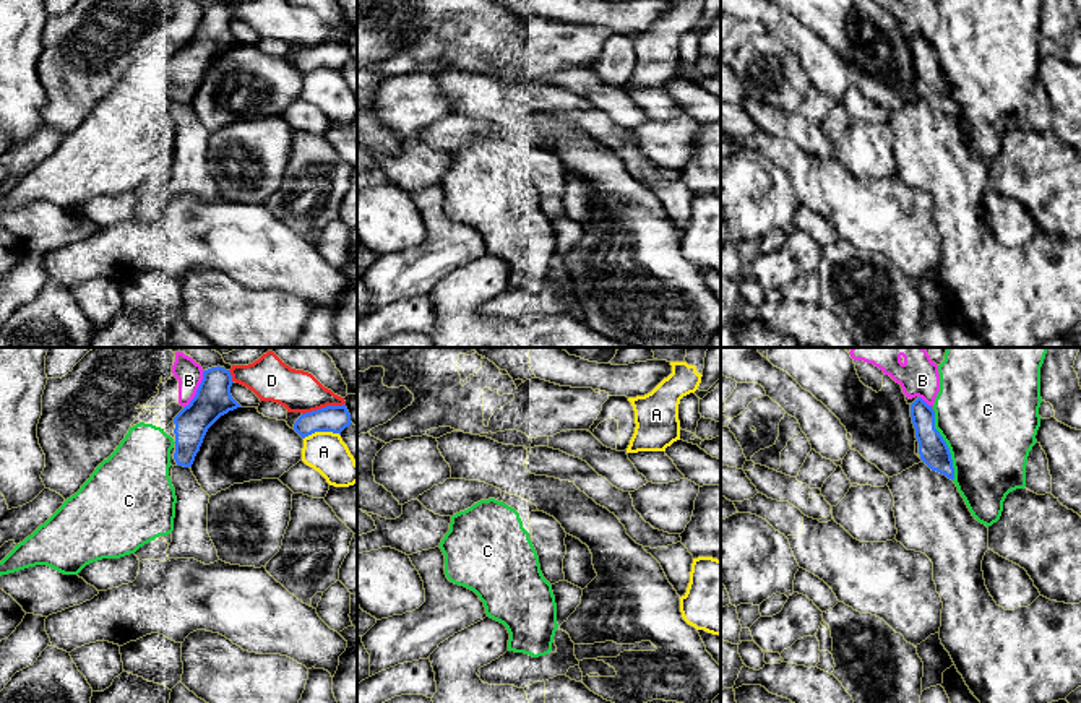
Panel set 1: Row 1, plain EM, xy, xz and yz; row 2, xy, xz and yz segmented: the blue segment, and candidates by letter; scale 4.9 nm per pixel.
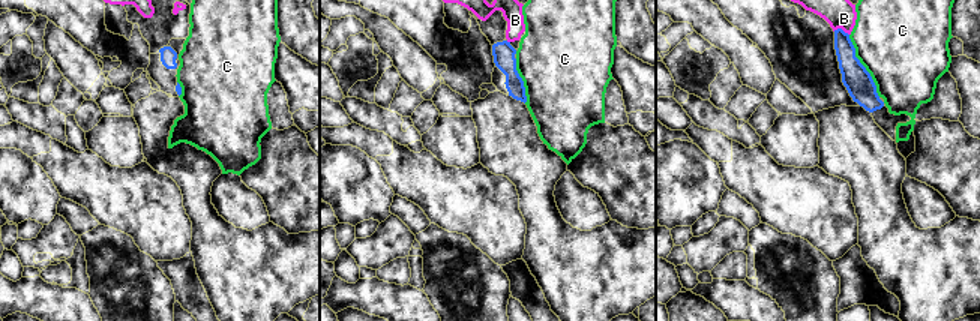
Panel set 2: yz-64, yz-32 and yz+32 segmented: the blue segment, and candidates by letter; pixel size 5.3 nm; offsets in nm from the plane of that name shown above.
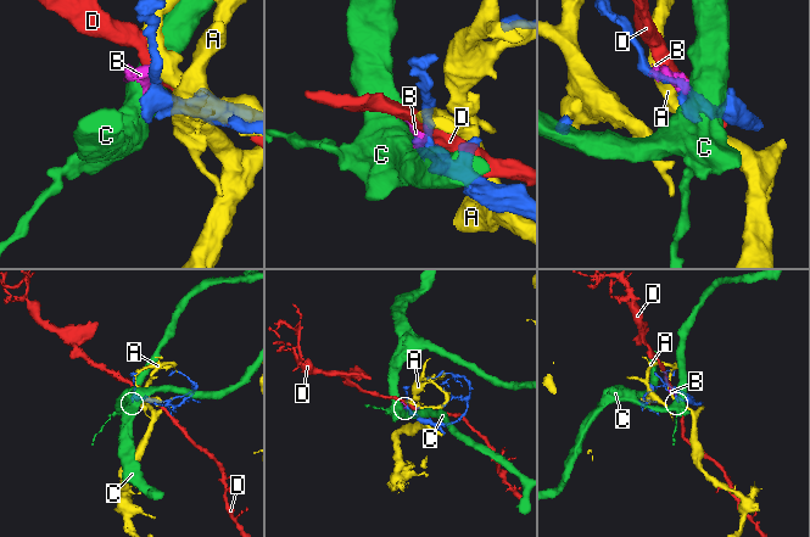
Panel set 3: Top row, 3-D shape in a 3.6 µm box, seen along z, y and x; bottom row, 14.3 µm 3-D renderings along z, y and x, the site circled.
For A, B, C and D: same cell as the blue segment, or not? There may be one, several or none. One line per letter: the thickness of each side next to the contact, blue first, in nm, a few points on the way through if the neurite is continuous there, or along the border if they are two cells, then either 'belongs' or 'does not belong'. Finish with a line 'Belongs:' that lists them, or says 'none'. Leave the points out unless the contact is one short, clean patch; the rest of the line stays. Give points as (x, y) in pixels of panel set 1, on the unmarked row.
A: 130/200 nm | does not belong
B: 180/120 nm | does not belong
C: 150/500 nm | does not belong
D: 130/200 nm | does not belong
Belongs: none

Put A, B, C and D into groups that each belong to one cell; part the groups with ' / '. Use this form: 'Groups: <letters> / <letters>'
Groups: A / B / C / D

